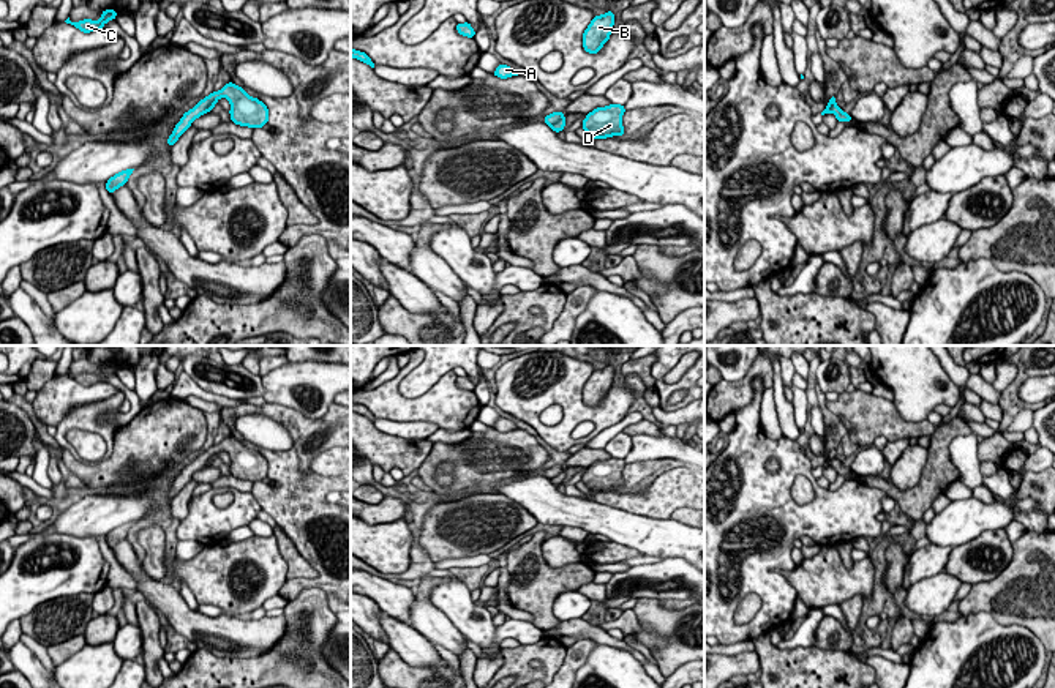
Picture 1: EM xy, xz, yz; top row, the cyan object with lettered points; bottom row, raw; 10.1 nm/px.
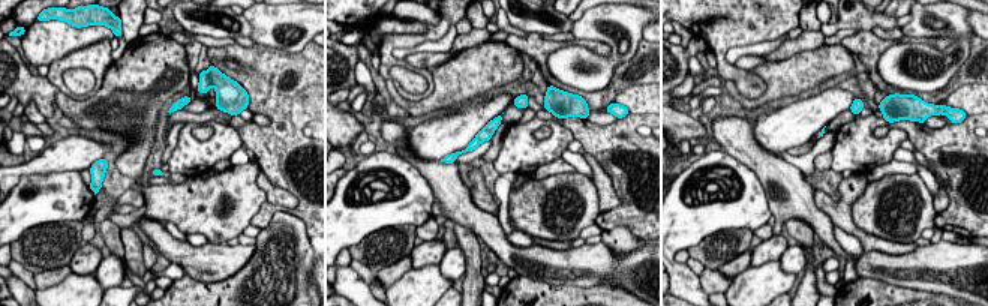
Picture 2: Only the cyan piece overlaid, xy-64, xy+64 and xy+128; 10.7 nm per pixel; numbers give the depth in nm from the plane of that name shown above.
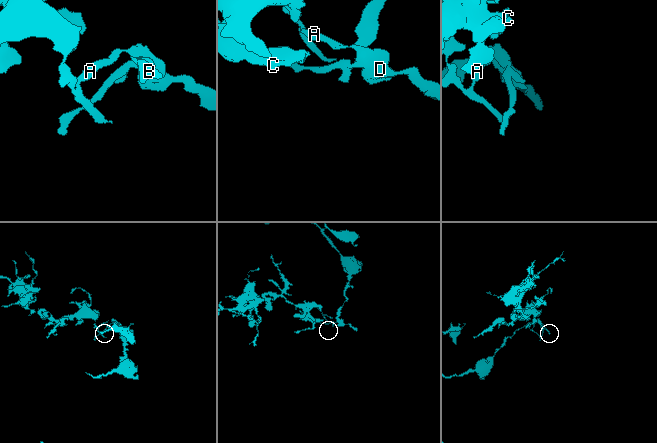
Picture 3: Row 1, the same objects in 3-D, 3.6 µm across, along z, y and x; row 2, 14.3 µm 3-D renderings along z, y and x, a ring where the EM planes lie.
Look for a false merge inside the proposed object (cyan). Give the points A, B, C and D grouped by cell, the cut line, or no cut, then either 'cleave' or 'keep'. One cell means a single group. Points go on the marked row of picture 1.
groups A C D / B; cut xz (563, 115), (550, 125); cleave

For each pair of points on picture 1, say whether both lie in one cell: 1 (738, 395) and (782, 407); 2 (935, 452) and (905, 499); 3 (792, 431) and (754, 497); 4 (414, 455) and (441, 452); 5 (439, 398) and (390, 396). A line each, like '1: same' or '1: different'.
1: different
2: same
3: different
4: different
5: same

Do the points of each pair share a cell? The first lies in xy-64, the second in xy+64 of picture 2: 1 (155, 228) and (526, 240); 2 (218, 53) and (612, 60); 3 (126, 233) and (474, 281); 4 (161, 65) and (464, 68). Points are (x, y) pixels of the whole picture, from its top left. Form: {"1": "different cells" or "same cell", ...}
{"1": "different cells", "2": "different cells", "3": "same cell", "4": "same cell"}

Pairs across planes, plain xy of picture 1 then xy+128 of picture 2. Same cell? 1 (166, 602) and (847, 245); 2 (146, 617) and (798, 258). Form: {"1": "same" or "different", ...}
{"1": "different", "2": "different"}

